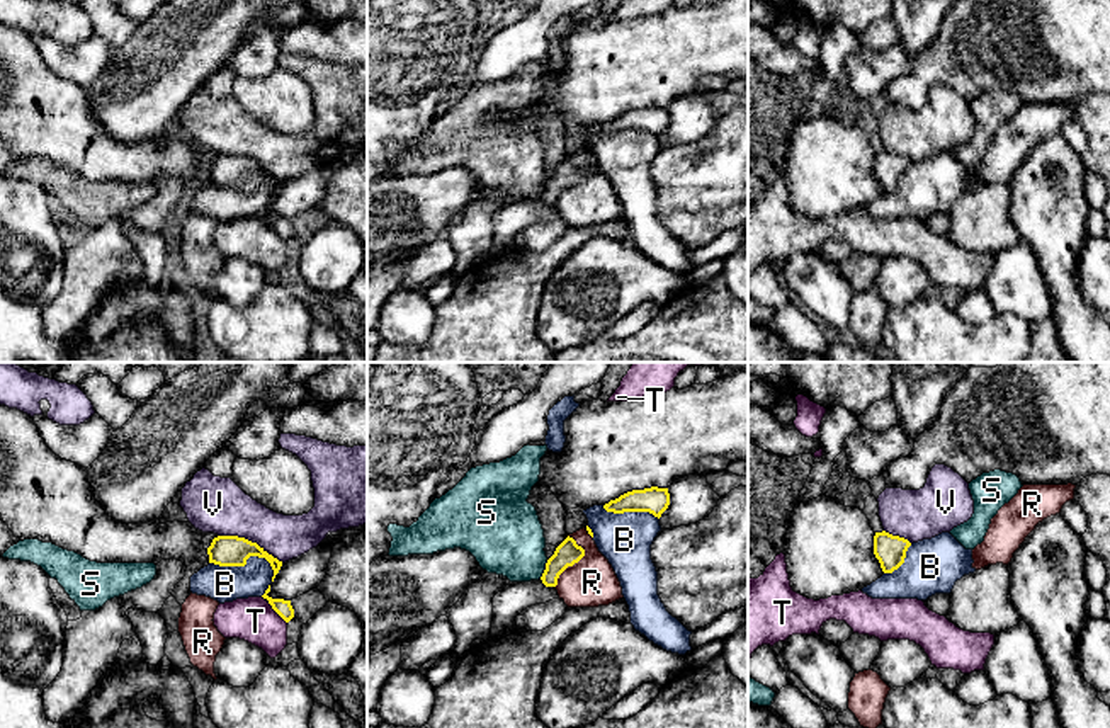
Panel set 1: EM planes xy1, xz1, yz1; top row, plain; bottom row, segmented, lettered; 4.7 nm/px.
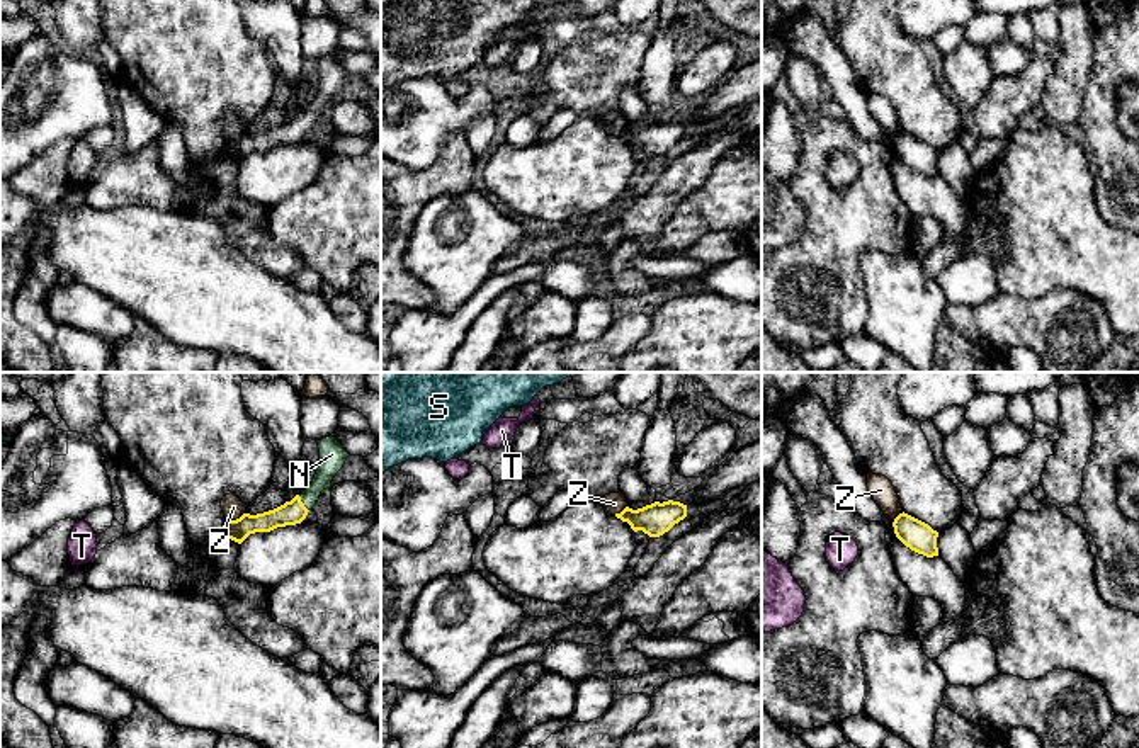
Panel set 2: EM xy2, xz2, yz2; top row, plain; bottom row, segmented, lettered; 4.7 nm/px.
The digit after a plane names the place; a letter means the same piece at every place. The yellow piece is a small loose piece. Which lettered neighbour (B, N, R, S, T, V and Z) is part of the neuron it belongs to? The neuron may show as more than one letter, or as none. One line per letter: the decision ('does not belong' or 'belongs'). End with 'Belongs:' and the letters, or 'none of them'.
B: does not belong
N: belongs
R: does not belong
S: does not belong
T: does not belong
V: does not belong
Z: does not belong
Belongs: N

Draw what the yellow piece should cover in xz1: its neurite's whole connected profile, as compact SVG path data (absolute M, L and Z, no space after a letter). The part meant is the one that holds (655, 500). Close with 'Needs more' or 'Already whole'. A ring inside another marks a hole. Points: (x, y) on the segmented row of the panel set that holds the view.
M644 488L644 490L632 490L620 495L615 500L610 500L603 505L607 512L624 514L624 512L649 512L654 517L661 517L661 514L670 505L670 493L668 488Z. Already whole

